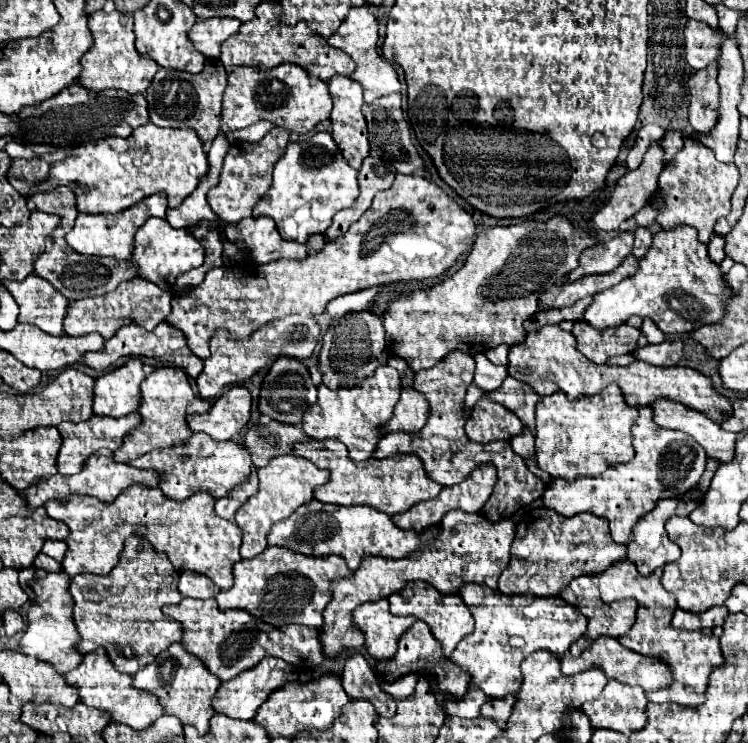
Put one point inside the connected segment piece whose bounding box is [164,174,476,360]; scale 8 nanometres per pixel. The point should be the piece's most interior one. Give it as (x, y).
(413, 230)

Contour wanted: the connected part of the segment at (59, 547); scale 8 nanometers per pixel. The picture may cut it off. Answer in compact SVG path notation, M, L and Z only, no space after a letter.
M46 540L44 548L42 548L42 552L44 552L46 556L54 558L56 562L60 562L60 560L64 558L64 552L66 552L66 550L68 550L66 542L58 542L58 540Z

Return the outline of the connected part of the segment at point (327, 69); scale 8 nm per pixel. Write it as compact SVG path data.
M262 2L256 8L254 20L244 22L240 26L240 32L236 36L230 36L228 40L224 40L220 50L222 50L220 62L227 73L230 73L236 66L252 66L258 70L268 70L268 68L280 66L284 62L300 64L310 76L316 76L320 80L322 78L330 80L334 74L350 76L354 72L352 58L346 56L344 52L328 46L328 42L324 42L322 36L312 34L308 24L296 24L294 28L282 26L278 2Z

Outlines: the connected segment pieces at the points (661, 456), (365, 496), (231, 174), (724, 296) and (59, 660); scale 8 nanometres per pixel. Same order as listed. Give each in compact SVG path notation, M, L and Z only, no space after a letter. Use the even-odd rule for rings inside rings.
M640 408L638 420L632 426L632 444L636 456L628 464L614 464L598 476L578 476L574 482L552 480L542 496L544 506L560 512L562 516L574 516L580 512L604 516L610 522L614 542L628 544L634 524L652 510L660 498L672 498L692 490L706 466L704 448L700 448L690 436L676 430L656 428L648 408Z
M296 442L292 454L302 456L314 464L326 464L326 468L330 470L330 480L314 490L314 498L318 502L328 502L338 506L364 504L380 512L386 512L388 516L394 516L406 512L418 502L436 498L438 492L442 490L440 484L428 480L424 466L416 456L388 456L384 460L366 460L364 464L352 464L352 460L346 458L346 452L334 452L328 448L306 448L304 442Z
M272 128L260 142L238 142L232 144L226 158L224 158L224 168L220 174L218 186L208 190L208 204L214 210L214 214L226 222L226 224L236 224L244 218L252 216L252 208L256 202L264 196L264 192L272 184L272 168L276 160L284 154L284 148L288 144L290 132L286 128Z
M678 226L672 230L660 230L652 236L652 246L644 258L640 258L638 270L632 276L626 276L620 284L600 292L594 296L592 304L584 310L582 320L594 328L606 330L626 324L630 316L650 318L664 334L688 334L704 324L712 324L724 316L724 304L732 296L730 288L724 284L724 276L720 276L720 268L708 260L708 250L700 244L696 236L696 228L692 226Z
M62 570L58 574L50 572L42 580L30 580L28 586L34 592L34 600L28 610L28 624L24 630L24 636L20 640L20 652L28 656L36 656L42 662L48 662L56 668L56 672L64 674L76 664L80 664L82 656L76 652L76 644L80 642L80 636L76 632L74 620L72 620L72 598L68 596L68 584L70 576Z

